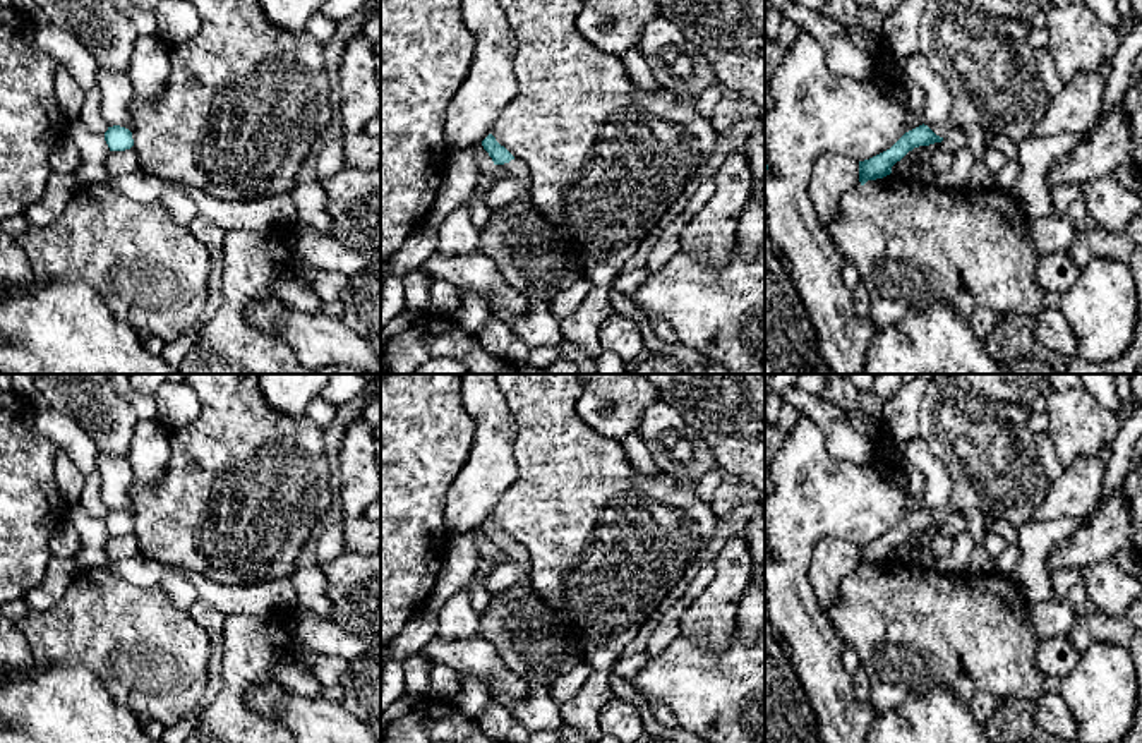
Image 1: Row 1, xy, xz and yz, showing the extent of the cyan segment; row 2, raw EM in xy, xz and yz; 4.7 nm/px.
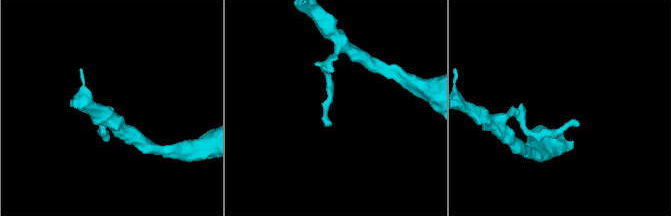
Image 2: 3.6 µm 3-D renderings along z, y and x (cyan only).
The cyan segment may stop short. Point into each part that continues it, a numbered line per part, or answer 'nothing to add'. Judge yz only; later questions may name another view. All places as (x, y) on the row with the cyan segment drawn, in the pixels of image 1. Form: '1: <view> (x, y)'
nothing to add

